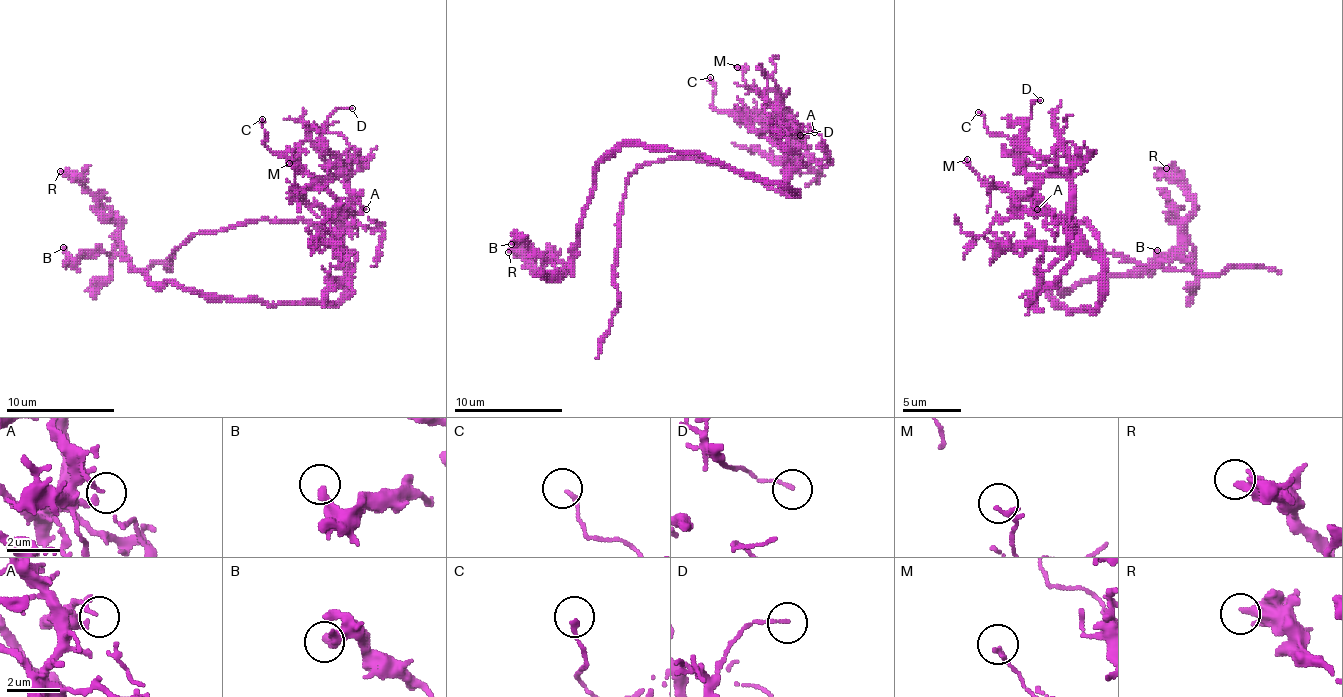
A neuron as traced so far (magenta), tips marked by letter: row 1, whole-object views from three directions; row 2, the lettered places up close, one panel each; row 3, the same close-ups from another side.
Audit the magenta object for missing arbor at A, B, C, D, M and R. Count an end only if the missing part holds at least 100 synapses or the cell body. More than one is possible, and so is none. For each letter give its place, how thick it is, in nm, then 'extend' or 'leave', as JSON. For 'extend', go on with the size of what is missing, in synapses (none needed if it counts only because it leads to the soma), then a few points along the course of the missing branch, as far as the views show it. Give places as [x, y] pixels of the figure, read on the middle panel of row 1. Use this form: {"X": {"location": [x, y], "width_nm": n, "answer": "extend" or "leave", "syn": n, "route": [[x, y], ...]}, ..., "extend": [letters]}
{"A": {"location": [814, 132], "width_nm": 130, "answer": "leave"}, "B": {"location": [511, 244], "width_nm": 280, "answer": "leave"}, "C": {"location": [710, 77], "width_nm": 160, "answer": "leave"}, "D": {"location": [800, 135], "width_nm": 120, "answer": "leave"}, "M": {"location": [737, 67], "width_nm": 150, "answer": "leave"}, "R": {"location": [508, 252], "width_nm": 400, "answer": "leave"}, "extend": []}

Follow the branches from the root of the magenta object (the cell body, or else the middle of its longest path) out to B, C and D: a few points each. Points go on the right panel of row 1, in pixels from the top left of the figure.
B: (1096, 306), (1069, 312), (1052, 291), (1172, 262), (1193, 247), (1187, 256), (1157, 256), (1151, 262), (1157, 250)
C: (1096, 306), (1102, 259), (1072, 221), (1069, 183), (1061, 174), (1031, 177), (1017, 147), (993, 136), (978, 112)
D: (1096, 306), (1102, 297), (1102, 259), (1072, 221), (1069, 180), (1025, 144), (1031, 106), (1040, 100)

